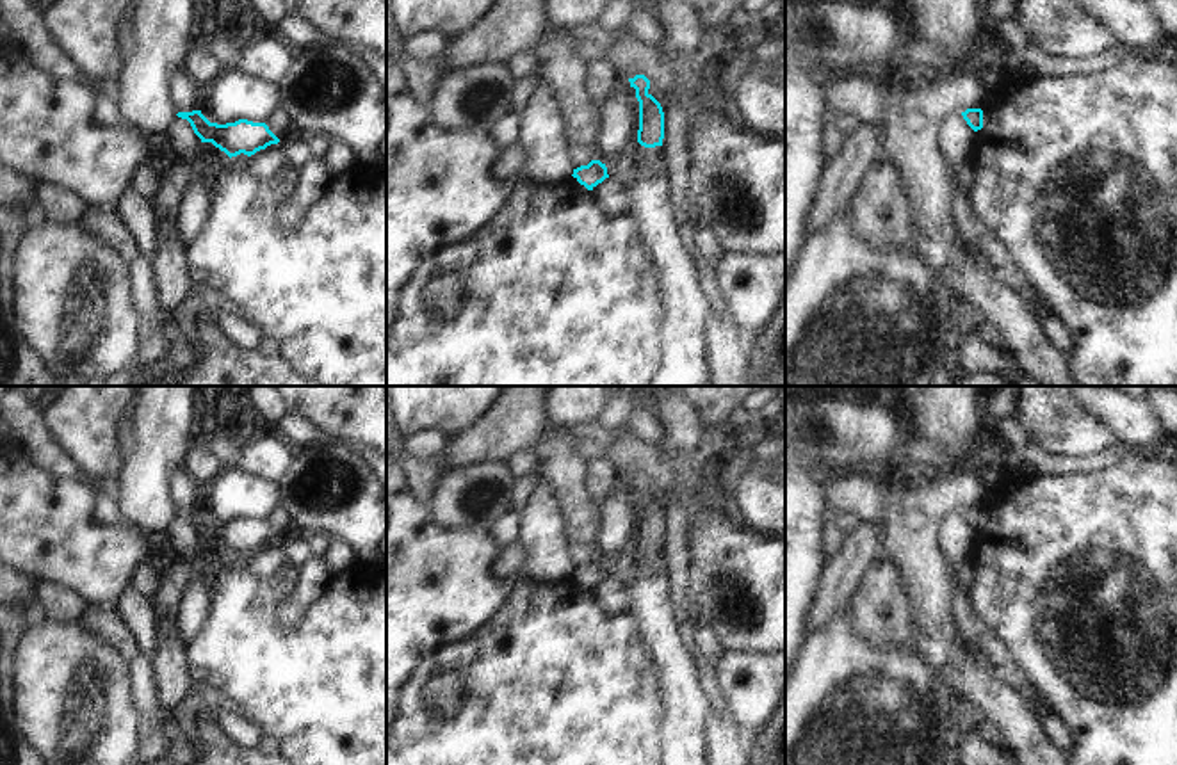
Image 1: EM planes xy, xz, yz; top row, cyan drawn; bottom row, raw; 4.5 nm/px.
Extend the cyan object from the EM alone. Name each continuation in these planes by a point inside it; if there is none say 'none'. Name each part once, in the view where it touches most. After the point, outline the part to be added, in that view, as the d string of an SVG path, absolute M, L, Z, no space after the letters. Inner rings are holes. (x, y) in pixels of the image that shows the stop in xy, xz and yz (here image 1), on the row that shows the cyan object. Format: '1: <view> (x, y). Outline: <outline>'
none

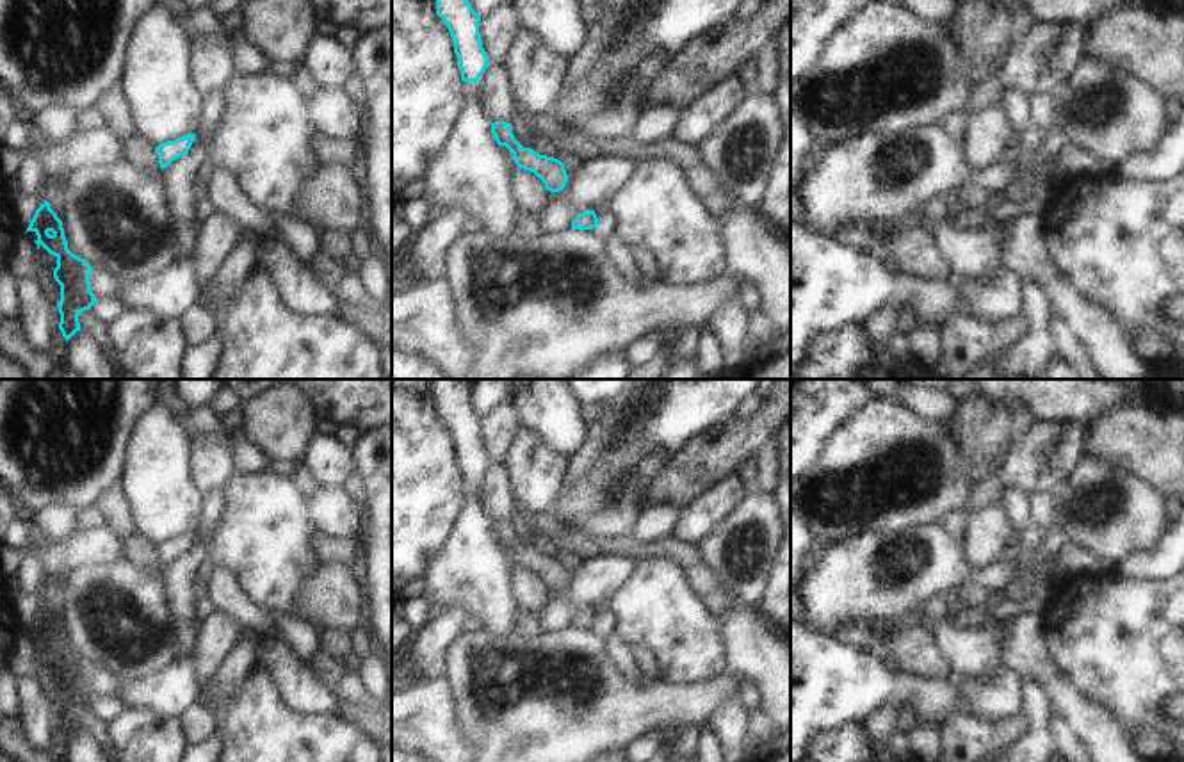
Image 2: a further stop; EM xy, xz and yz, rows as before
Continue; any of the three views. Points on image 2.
none

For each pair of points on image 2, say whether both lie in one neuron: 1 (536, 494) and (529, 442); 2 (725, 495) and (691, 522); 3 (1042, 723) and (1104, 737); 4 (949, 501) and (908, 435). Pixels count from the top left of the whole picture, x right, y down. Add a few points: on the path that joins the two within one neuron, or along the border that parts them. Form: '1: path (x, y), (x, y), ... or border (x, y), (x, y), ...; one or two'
1: path (536, 481), (529, 454); one
2: path (716, 502), (700, 517); one
3: border (1029, 677), (1037, 677), (1047, 688), (1054, 713); two
4: path (942, 481), (940, 453), (928, 442); one

